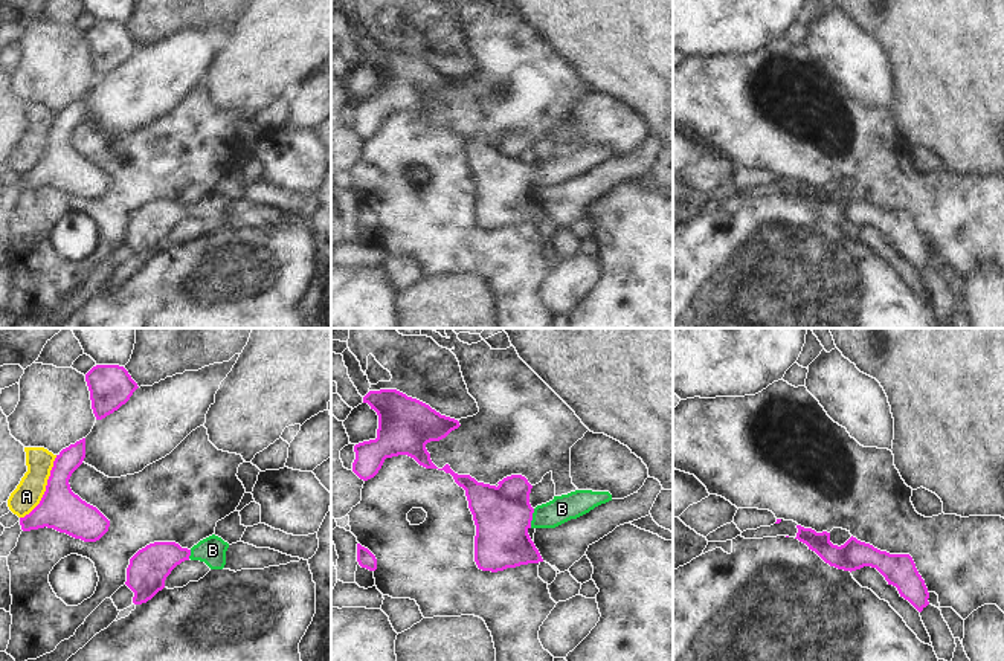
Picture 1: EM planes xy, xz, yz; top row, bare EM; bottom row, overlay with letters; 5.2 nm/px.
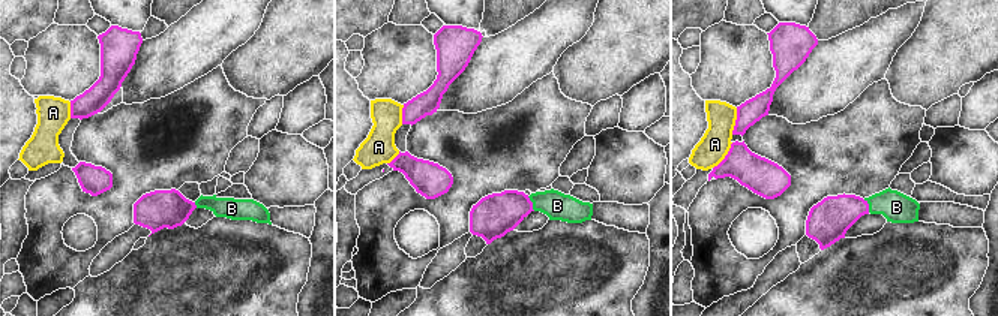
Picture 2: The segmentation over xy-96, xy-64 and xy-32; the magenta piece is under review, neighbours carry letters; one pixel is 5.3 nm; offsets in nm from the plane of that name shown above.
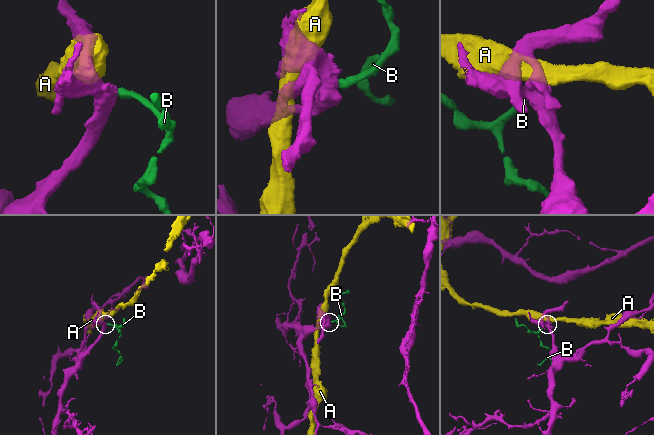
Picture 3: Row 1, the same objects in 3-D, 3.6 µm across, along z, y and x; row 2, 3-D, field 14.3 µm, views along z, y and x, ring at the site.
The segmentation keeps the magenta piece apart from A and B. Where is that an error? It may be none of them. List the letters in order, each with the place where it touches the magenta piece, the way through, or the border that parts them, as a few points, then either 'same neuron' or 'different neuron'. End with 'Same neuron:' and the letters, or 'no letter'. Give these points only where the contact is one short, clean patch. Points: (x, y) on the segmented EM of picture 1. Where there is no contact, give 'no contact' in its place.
A: contact xy (46, 489); different neuron
B: contact xz (531, 518); way xz (502, 515), (531, 518), (547, 516), (562, 509); same neuron
Same neuron: B

